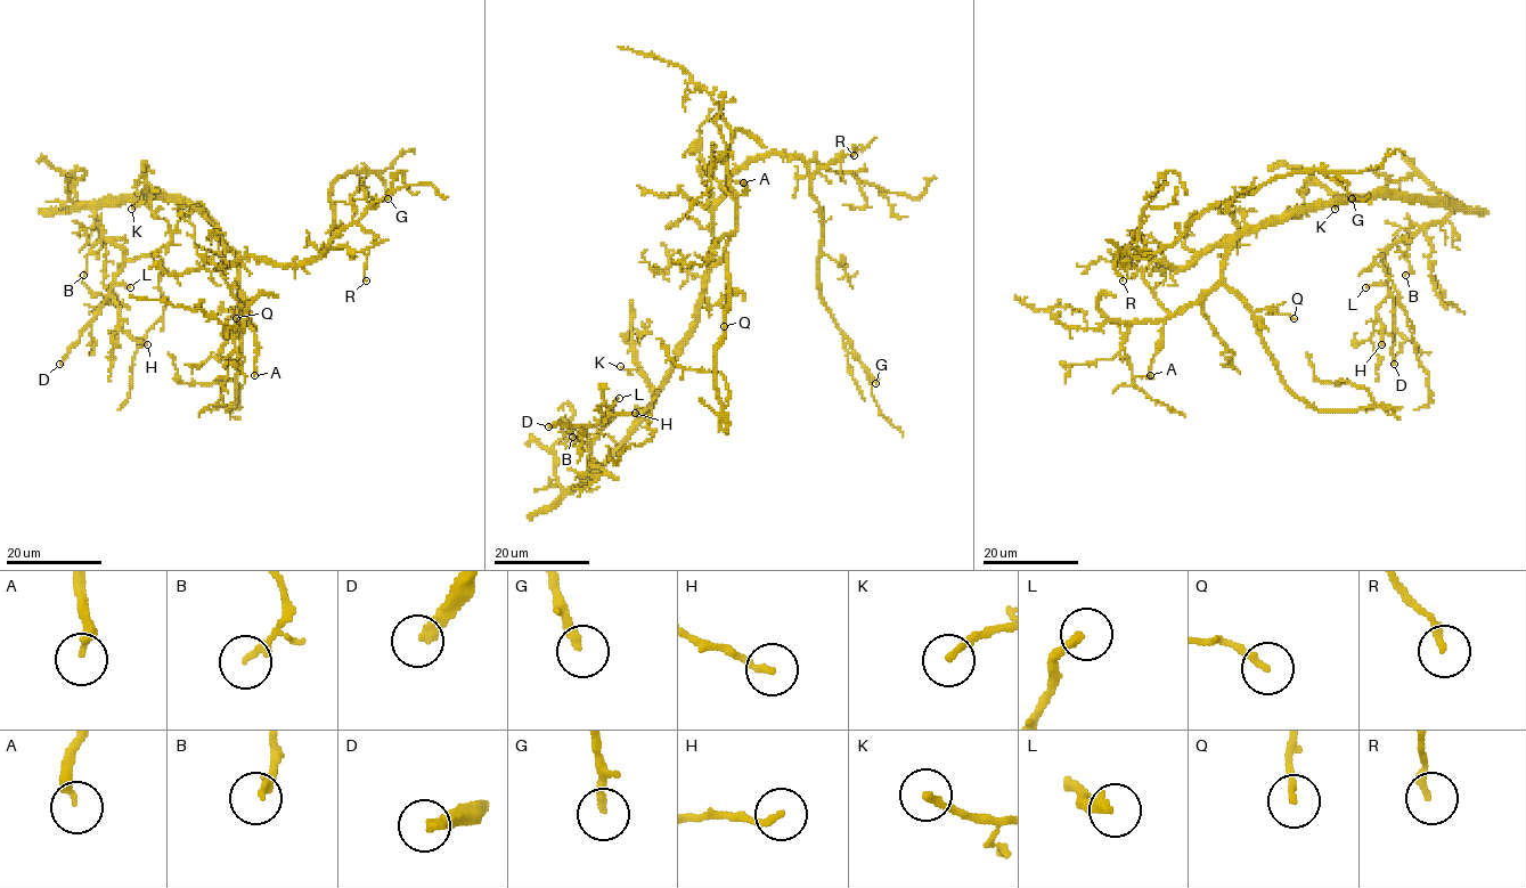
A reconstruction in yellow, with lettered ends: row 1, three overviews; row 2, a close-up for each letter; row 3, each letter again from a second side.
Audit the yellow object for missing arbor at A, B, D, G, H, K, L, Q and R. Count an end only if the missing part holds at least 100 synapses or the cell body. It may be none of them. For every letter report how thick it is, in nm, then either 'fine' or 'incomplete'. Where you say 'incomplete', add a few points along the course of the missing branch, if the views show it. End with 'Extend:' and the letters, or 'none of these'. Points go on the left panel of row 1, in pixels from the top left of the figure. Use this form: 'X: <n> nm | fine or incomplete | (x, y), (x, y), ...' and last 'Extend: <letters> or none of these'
A: 240 nm | fine
B: 200 nm | fine
D: 320 nm | incomplete
G: 200 nm | fine
H: 180 nm | fine
K: 190 nm | fine
L: 260 nm | fine
Q: 170 nm | fine
R: 220 nm | fine
Extend: D

